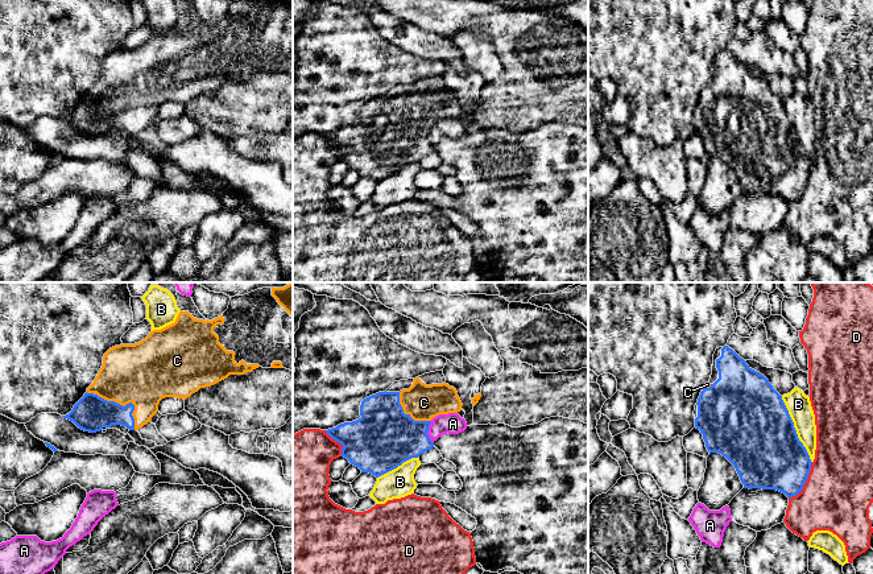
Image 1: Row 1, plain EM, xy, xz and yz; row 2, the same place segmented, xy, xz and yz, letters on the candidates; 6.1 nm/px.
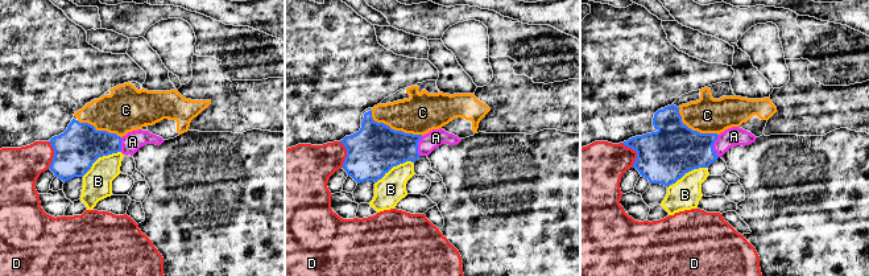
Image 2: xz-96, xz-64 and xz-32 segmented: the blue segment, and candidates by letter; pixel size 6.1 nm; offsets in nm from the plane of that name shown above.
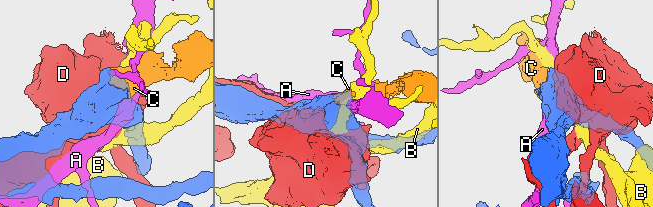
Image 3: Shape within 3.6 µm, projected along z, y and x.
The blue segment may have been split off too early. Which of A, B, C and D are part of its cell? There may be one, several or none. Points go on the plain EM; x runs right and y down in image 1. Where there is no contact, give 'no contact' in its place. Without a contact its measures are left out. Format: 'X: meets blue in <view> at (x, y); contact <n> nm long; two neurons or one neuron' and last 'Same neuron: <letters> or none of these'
A: meets blue in xz at (427, 135); contact 140 nm long; two neurons
B: meets blue in yz at (794, 133); contact 440 nm long; two neurons
C: meets blue in xy at (127, 108); contact 320 nm long; one neuron
D: meets blue in yz at (805, 186); contact 260 nm long; two neurons
Same neuron: C

